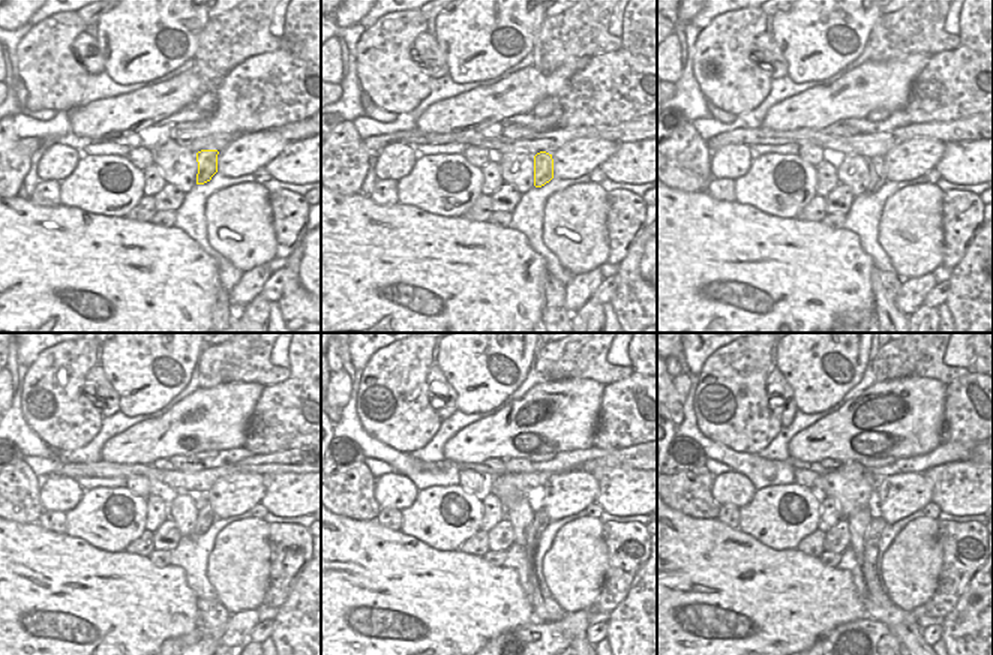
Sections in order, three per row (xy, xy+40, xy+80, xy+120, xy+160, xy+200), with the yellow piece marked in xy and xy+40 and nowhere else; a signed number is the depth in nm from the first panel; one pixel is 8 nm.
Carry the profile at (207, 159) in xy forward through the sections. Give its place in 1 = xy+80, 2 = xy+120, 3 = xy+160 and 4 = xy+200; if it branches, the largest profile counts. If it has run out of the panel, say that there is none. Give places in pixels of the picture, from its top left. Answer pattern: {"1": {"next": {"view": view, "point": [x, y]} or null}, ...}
{"1": {"next": {"view": "xy+80", "point": [878, 174]}}, "2": {"next": {"view": "xy+120", "point": [206, 516]}}, "3": {"next": {"view": "xy+160", "point": [540, 522]}}, "4": {"next": {"view": "xy+200", "point": [875, 591]}}}

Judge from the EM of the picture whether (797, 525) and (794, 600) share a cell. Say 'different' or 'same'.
different

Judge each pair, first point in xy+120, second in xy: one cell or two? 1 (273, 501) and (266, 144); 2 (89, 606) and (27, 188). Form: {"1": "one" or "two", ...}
{"1": "two", "2": "two"}

